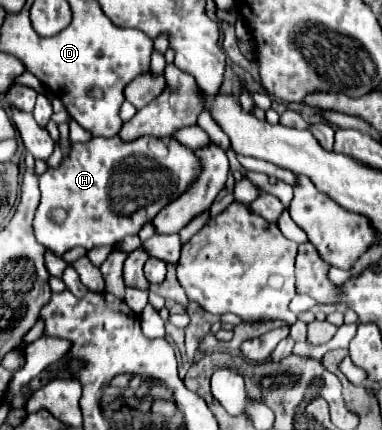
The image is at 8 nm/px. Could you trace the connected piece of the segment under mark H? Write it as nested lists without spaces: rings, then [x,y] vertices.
[[[116,135],[74,143],[70,157],[60,167],[40,175],[42,199],[34,217],[36,241],[54,255],[62,255],[72,247],[116,247],[126,235],[138,235],[144,223],[186,193],[200,173],[202,165],[196,153],[174,137],[144,137],[124,143]]]

